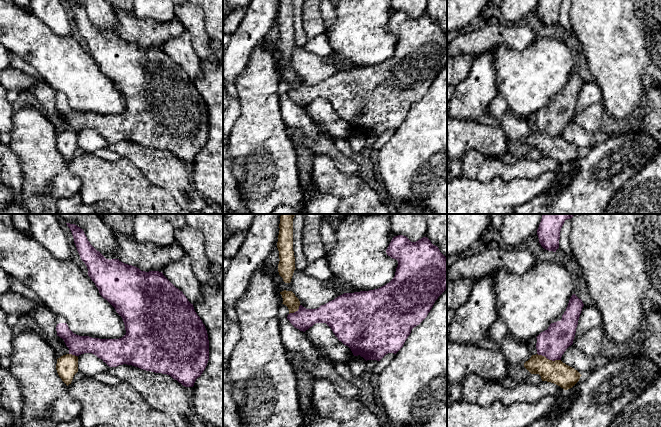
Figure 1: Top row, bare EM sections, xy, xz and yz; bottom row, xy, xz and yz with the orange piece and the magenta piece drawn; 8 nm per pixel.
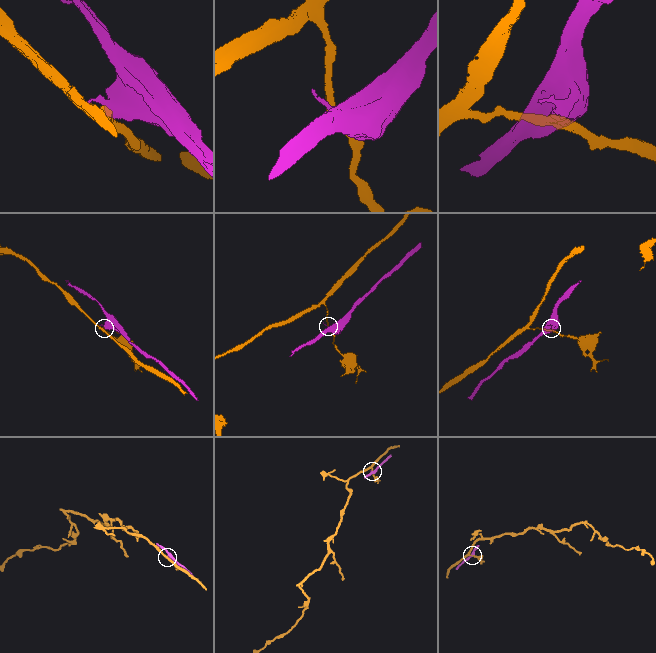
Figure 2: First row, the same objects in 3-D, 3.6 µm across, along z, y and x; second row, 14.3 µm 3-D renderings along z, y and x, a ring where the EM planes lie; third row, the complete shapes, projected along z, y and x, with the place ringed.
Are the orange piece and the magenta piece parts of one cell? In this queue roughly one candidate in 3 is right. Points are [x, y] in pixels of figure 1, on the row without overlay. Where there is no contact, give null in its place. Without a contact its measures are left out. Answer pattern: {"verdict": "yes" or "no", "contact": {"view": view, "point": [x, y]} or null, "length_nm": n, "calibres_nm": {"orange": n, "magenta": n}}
{"verdict": "no", "contact": {"view": "yz", "point": [548, 135]}, "length_nm": 200, "calibres_nm": {"orange": 190, "magenta": 240}}

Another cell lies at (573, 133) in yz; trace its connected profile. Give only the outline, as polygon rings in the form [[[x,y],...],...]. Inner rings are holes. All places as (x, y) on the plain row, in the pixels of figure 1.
[[[573,120],[566,125],[561,133],[561,137],[577,146],[581,151],[592,148],[599,139],[599,135],[583,130]]]

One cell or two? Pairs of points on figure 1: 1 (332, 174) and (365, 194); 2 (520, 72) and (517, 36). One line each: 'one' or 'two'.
1: one
2: two

